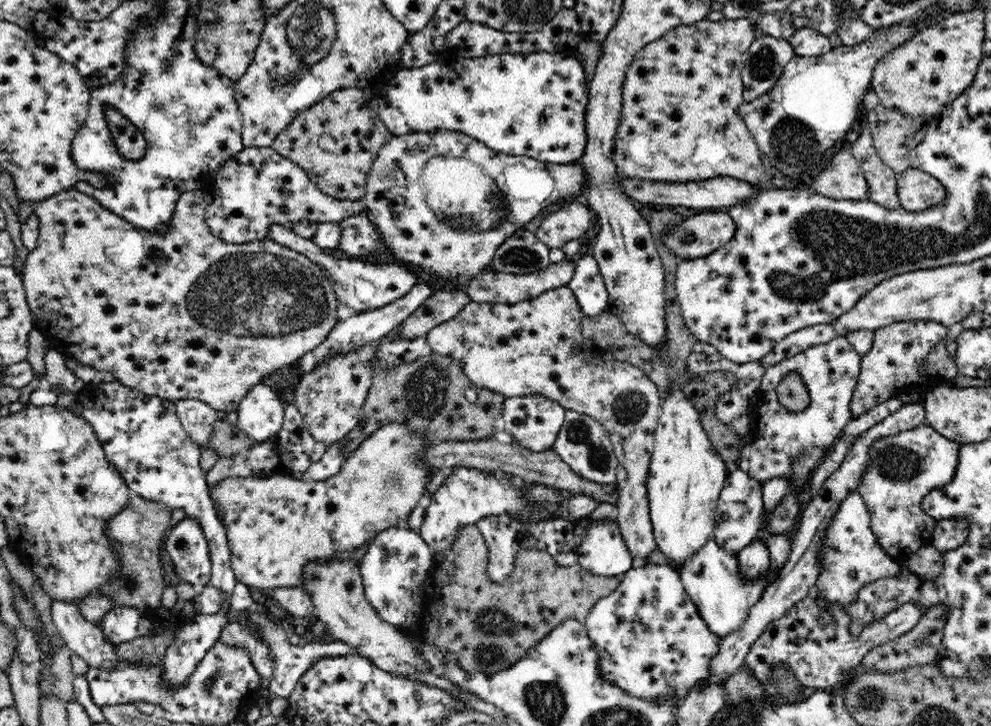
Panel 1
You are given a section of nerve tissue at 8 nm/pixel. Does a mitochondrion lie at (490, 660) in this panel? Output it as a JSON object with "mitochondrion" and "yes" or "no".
{"mitochondrion":"yes"}

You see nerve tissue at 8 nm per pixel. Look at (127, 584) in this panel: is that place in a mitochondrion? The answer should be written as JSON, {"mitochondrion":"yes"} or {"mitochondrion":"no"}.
{"mitochondrion":"yes"}

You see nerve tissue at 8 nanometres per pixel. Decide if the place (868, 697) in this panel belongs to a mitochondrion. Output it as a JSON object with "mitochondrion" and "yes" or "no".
{"mitochondrion":"yes"}

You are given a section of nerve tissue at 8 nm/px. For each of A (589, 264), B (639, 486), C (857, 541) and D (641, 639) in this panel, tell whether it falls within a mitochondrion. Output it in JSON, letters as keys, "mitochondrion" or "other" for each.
{"A":"other","B":"other","C":"other","D":"other"}

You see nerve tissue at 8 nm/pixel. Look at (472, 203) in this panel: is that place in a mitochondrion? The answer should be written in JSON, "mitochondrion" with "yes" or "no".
{"mitochondrion":"yes"}

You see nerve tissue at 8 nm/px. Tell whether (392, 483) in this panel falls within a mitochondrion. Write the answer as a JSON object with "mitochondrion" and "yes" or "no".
{"mitochondrion":"yes"}

